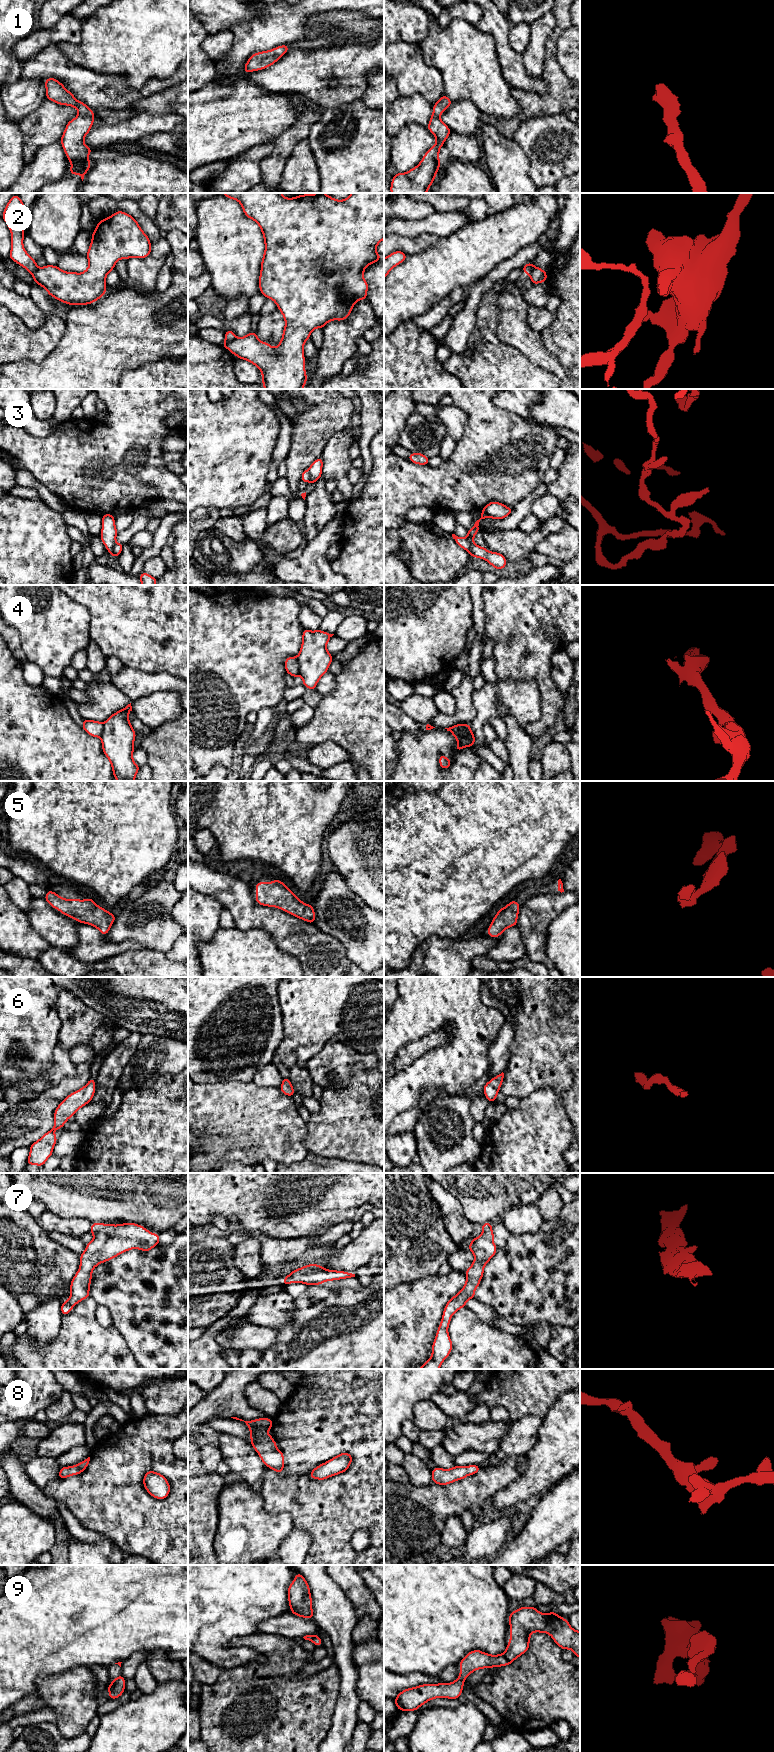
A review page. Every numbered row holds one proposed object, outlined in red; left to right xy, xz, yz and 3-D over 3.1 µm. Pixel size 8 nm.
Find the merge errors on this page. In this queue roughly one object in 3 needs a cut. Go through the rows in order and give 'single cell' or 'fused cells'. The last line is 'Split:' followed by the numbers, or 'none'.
1: single cell
2: fused cells
3: fused cells
4: fused cells
5: single cell
6: single cell
7: single cell
8: single cell
9: single cell
Split: 2, 3, 4

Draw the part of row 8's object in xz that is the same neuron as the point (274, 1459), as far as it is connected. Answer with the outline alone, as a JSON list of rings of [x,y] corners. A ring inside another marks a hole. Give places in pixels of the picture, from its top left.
[[[231,1417],[236,1420],[244,1421],[237,1417]],[[259,1418],[251,1421],[244,1421],[247,1427],[250,1429],[250,1443],[252,1444],[254,1450],[259,1454],[262,1462],[269,1467],[270,1469],[281,1473],[284,1470],[284,1454],[277,1449],[277,1444],[274,1441],[271,1435],[268,1435],[266,1432],[271,1430],[273,1421],[270,1418]]]

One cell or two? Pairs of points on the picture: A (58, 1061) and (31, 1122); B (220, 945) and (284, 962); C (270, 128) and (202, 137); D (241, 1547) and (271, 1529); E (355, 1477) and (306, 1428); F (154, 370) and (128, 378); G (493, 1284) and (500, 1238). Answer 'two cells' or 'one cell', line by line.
A: two cells
B: one cell
C: one cell
D: one cell
E: one cell
F: one cell
G: two cells

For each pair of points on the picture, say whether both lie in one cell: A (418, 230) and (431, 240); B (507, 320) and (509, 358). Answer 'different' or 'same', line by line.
A: different
B: different

